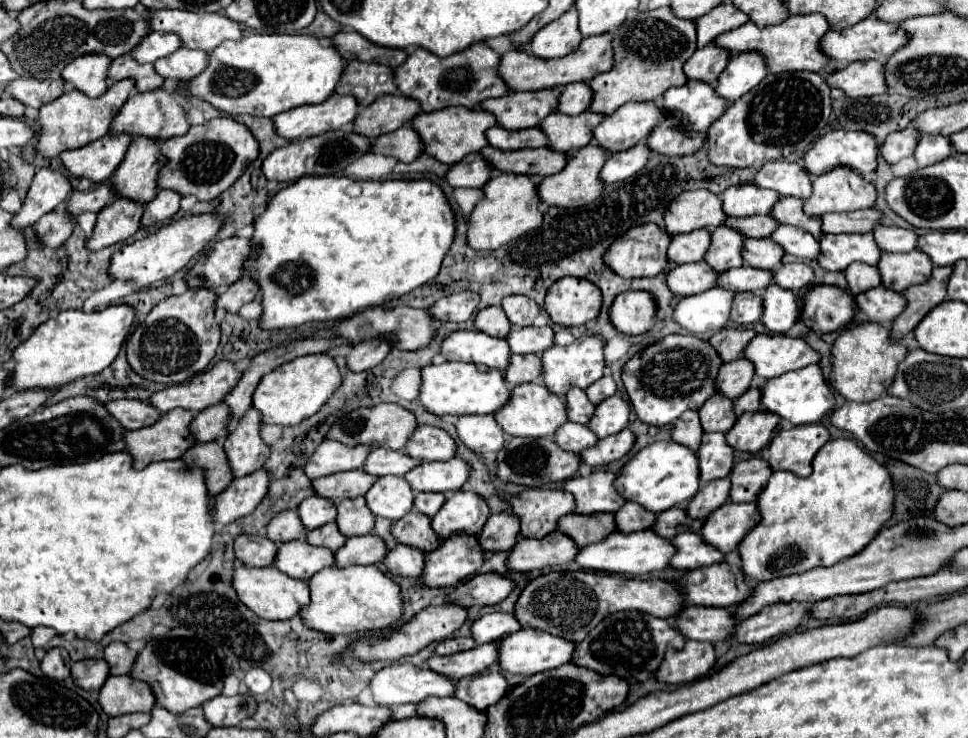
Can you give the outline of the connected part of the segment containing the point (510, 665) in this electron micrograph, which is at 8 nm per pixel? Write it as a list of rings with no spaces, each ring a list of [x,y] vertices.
[[[519,629],[517,633],[511,633],[497,643],[497,651],[499,651],[497,665],[507,673],[529,677],[533,673],[549,671],[549,669],[569,663],[571,655],[573,655],[573,647],[575,645],[571,641],[565,641],[551,633],[543,633],[543,631],[535,631],[535,629]]]

